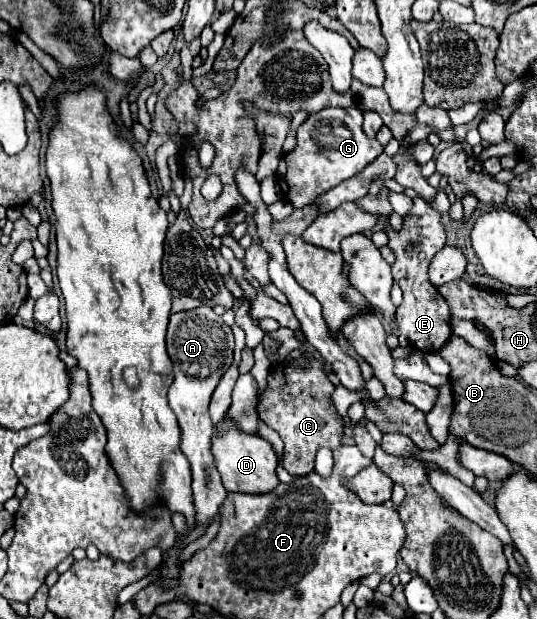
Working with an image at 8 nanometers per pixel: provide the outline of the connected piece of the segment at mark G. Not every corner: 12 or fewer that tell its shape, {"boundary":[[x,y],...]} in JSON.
{"boundary":[[359,109],[297,127],[277,183],[293,207],[357,175],[383,147]]}

